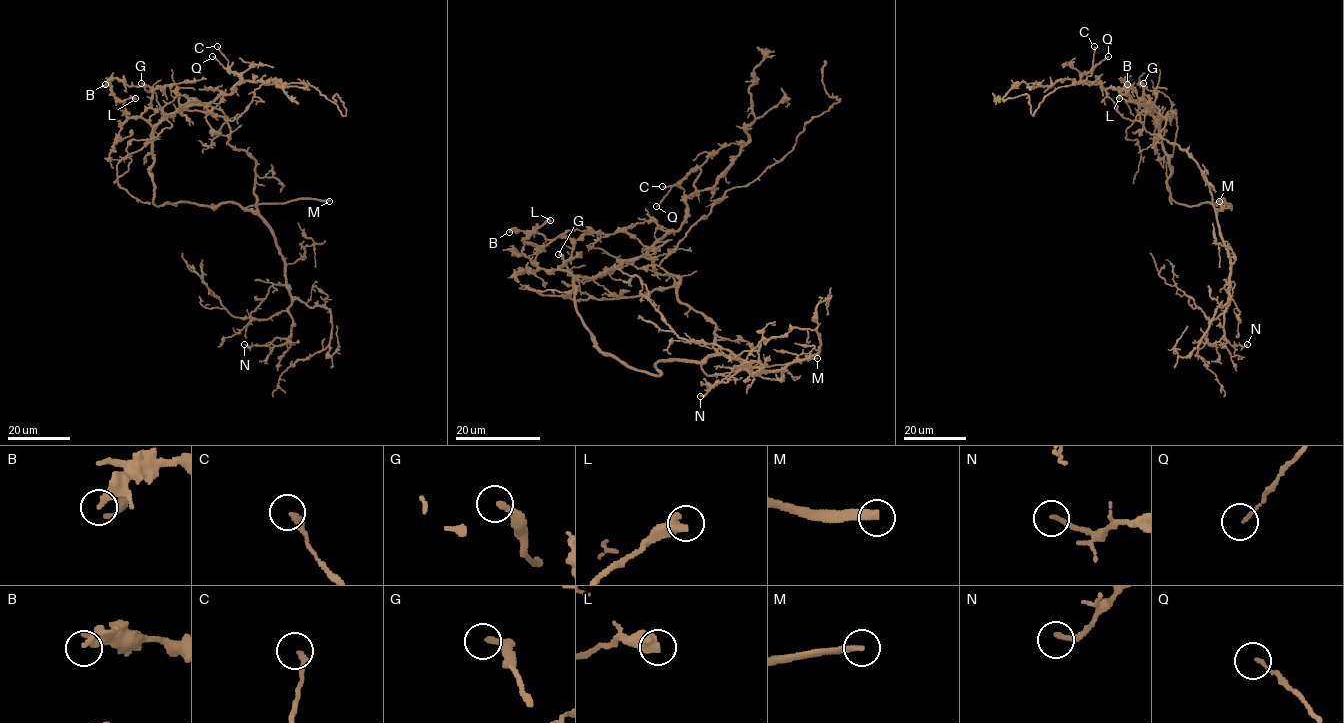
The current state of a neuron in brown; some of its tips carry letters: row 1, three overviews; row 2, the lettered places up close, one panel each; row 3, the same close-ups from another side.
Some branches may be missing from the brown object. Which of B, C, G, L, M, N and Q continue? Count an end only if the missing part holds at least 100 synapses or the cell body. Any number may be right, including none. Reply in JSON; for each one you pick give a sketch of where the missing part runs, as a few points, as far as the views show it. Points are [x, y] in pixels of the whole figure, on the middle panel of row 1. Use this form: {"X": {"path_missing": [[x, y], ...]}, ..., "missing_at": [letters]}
{"missing_at": ["M"]}

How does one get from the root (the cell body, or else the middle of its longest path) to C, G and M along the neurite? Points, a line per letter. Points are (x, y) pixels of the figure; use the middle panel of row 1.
C: (714, 324), (678, 299), (680, 278), (675, 284), (633, 264), (686, 218), (700, 169), (662, 186)
G: (714, 324), (678, 299), (680, 278), (677, 284), (643, 295), (596, 299), (579, 291), (579, 282), (558, 254)
M: (714, 324), (713, 346), (716, 352), (701, 364), (708, 375), (817, 358)

